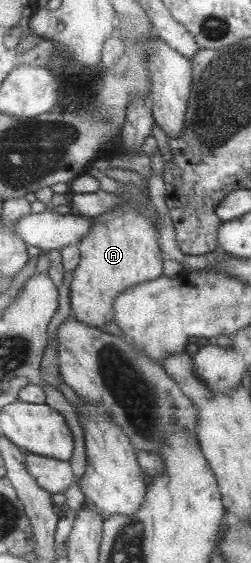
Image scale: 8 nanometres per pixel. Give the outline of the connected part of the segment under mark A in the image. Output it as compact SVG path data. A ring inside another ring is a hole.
M134 184L123 185L128 192L118 194L125 196L128 203L96 218L94 231L80 243L83 259L75 271L71 285L72 313L83 323L93 327L105 327L113 321L117 323L117 298L128 289L164 275L166 256L161 252L155 238L155 233L159 230L150 219L140 213L140 207L150 202L146 194L148 188L135 187Z

